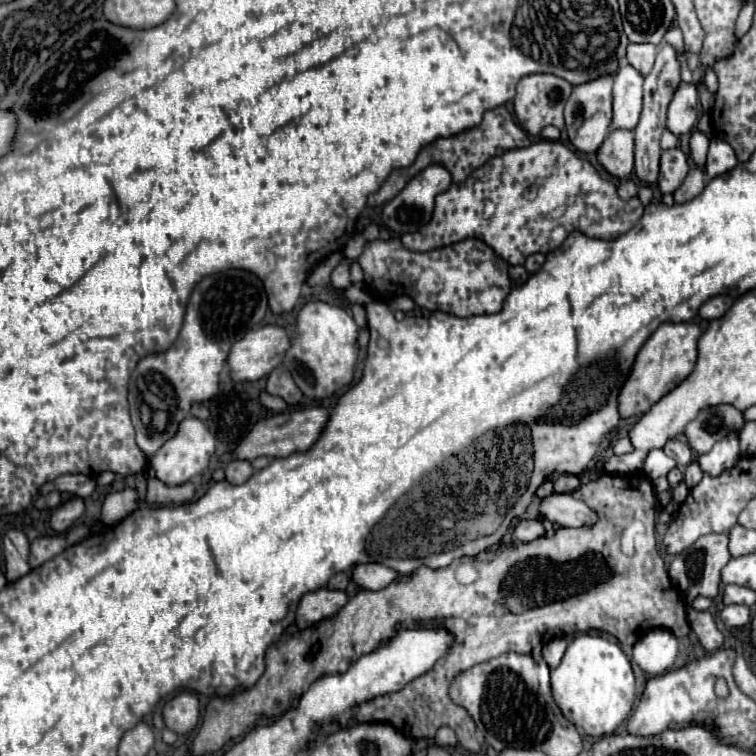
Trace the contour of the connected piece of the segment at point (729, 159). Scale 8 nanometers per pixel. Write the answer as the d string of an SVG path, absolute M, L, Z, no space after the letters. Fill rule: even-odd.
M713 139L709 145L709 153L707 153L707 163L705 163L705 173L707 177L717 177L723 175L725 171L731 171L737 165L737 157L735 151L731 149L731 145L727 145L721 139Z

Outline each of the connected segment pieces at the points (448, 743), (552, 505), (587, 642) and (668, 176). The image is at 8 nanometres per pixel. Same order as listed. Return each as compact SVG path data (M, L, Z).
M441 727L441 729L435 733L433 741L435 741L437 745L443 745L443 747L455 747L455 745L457 745L457 735L455 735L455 731L449 729L449 727Z
M569 493L549 495L541 503L541 515L561 527L591 527L597 521L595 509Z
M578 633L569 643L563 661L551 671L553 699L563 717L591 737L611 735L631 713L635 701L635 677L618 641L607 633Z
M667 149L661 153L661 173L659 173L659 189L661 193L673 193L685 179L689 171L687 155L681 149Z

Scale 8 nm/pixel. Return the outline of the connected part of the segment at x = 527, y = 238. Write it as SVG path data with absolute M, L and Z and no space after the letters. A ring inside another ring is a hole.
M539 141L489 159L467 181L453 183L447 191L439 193L431 221L423 229L403 235L401 241L411 251L429 251L475 237L485 241L507 263L523 265L531 253L557 249L575 229L609 241L629 231L641 215L643 205L639 197L621 205L617 187L611 181L603 181L587 159L579 159L563 143ZM561 205L565 209L559 211Z

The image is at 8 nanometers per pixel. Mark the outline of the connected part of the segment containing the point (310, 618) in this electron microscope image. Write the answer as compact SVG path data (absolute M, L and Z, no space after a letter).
M317 589L317 591L301 597L295 621L297 621L299 629L313 627L315 623L339 613L339 609L347 605L347 601L349 601L349 595L345 591Z

